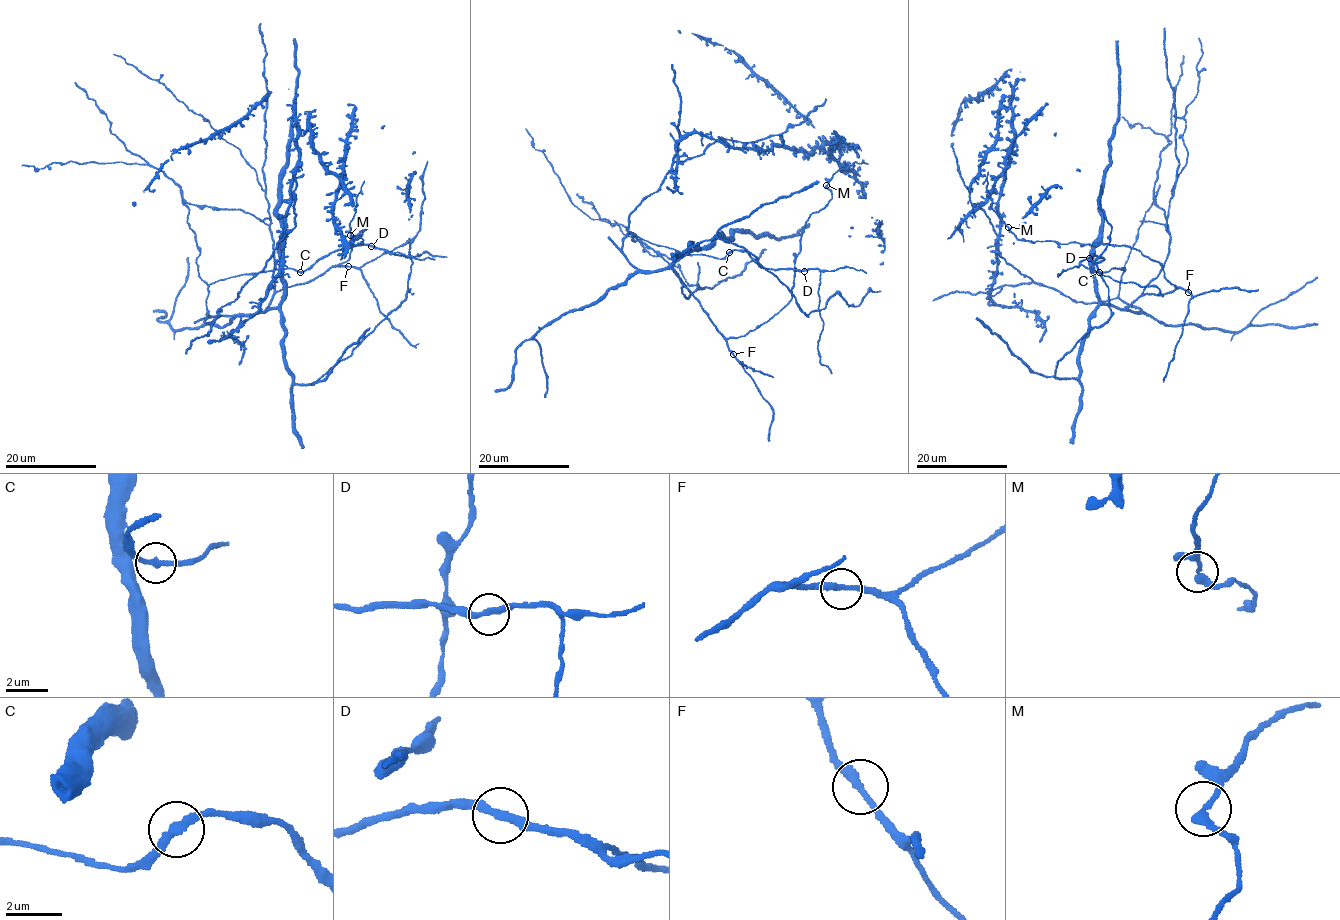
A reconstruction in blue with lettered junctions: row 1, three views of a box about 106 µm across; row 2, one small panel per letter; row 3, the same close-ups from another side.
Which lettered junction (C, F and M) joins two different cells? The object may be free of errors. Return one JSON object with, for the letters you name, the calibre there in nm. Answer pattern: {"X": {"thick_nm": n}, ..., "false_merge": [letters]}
{"false_merge": []}

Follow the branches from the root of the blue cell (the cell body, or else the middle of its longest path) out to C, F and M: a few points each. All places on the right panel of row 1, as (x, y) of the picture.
C: (1141, 310), (1126, 304), (1118, 296), (1124, 268), (1099, 272)
F: (1141, 310), (1133, 313), (1127, 309), (1146, 294), (1160, 296), (1180, 287), (1188, 292)
M: (1141, 310), (1127, 309), (1140, 296), (1160, 296), (1178, 286), (1156, 261), (1125, 245), (1031, 243), (1008, 227)

